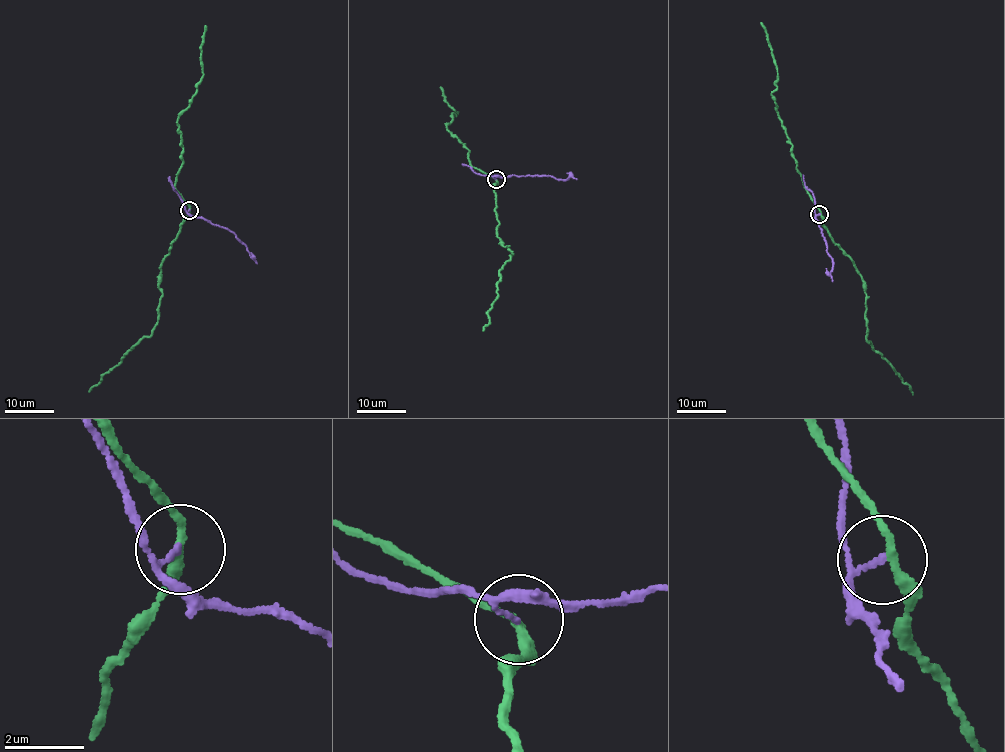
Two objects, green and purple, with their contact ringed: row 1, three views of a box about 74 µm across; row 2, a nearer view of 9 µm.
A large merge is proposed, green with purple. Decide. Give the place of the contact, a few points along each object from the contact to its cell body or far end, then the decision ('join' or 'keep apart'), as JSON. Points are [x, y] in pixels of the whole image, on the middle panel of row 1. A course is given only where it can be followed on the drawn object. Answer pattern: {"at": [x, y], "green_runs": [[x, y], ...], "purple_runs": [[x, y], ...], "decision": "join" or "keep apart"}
{"at": [496, 179], "green_runs": [[495, 179], [497, 228], [504, 247], [509, 246], [513, 254], [499, 272], [498, 295], [483, 330]], "purple_runs": [[495, 179], [493, 177], [523, 175], [577, 179]], "decision": "keep apart"}

